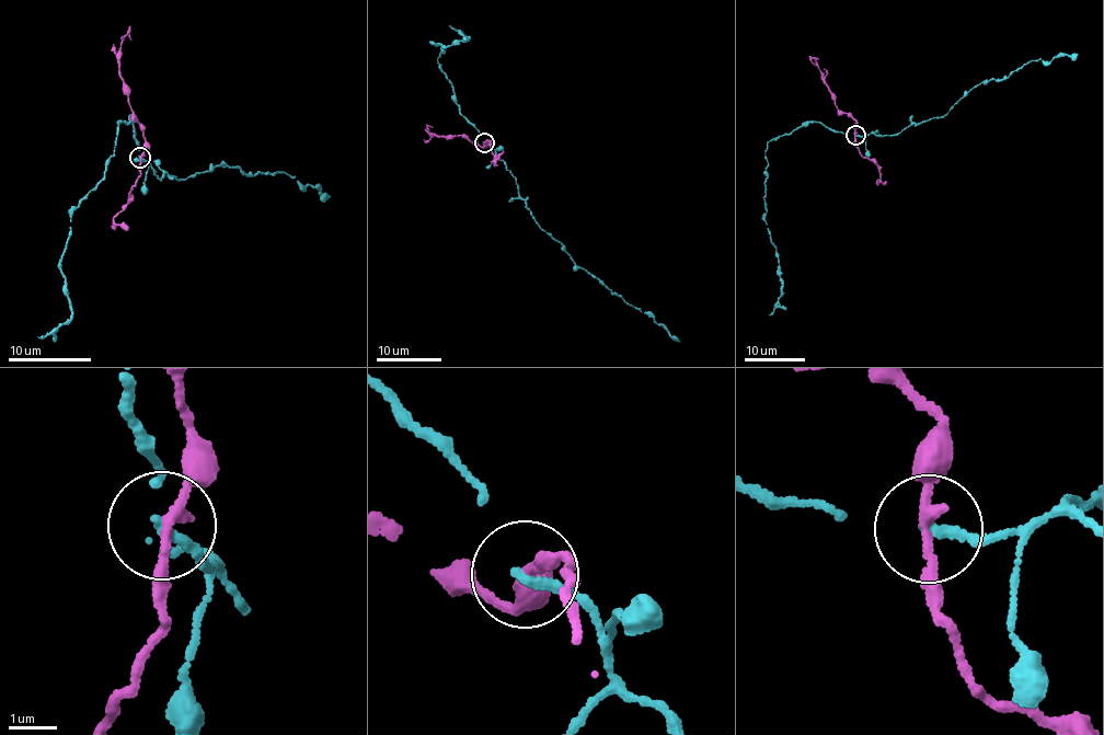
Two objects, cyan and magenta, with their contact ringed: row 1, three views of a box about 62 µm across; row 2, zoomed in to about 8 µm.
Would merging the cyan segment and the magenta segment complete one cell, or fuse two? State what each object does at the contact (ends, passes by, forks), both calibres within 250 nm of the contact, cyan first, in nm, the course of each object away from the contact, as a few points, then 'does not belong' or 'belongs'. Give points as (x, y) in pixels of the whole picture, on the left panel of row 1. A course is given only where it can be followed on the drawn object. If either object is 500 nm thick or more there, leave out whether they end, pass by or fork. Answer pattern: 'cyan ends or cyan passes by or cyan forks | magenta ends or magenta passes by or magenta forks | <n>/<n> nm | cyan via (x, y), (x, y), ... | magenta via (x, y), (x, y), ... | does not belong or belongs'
cyan ends | magenta passes by | 200/200 nm | cyan via (140, 156), (131, 124), (136, 118), (122, 119), (104, 177), (70, 218), (61, 264), (72, 316), (37, 335) | magenta via (140, 156), (146, 139), (121, 76), (118, 55), (123, 37), (128, 32), (130, 41) | does not belong

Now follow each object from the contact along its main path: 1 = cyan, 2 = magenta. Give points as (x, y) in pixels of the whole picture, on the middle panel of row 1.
1: (484, 142), (460, 115), (441, 69), (445, 45), (434, 44), (445, 48), (469, 37), (448, 26)
2: (484, 142), (483, 147), (457, 135), (451, 138), (430, 137), (426, 130), (433, 127)

